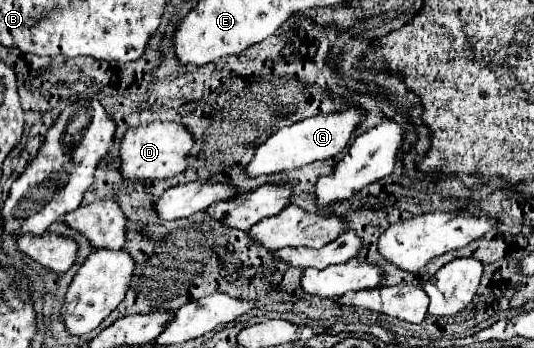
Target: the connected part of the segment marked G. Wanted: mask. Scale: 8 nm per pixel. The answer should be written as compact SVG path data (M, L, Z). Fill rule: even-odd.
M342 104L340 110L334 110L330 114L318 114L312 118L304 118L292 126L276 130L264 144L256 148L254 160L248 164L248 174L250 176L260 176L260 174L274 174L274 172L286 172L294 170L298 166L310 164L314 160L326 160L334 158L348 146L354 130L362 124L366 118L366 110L354 104Z

